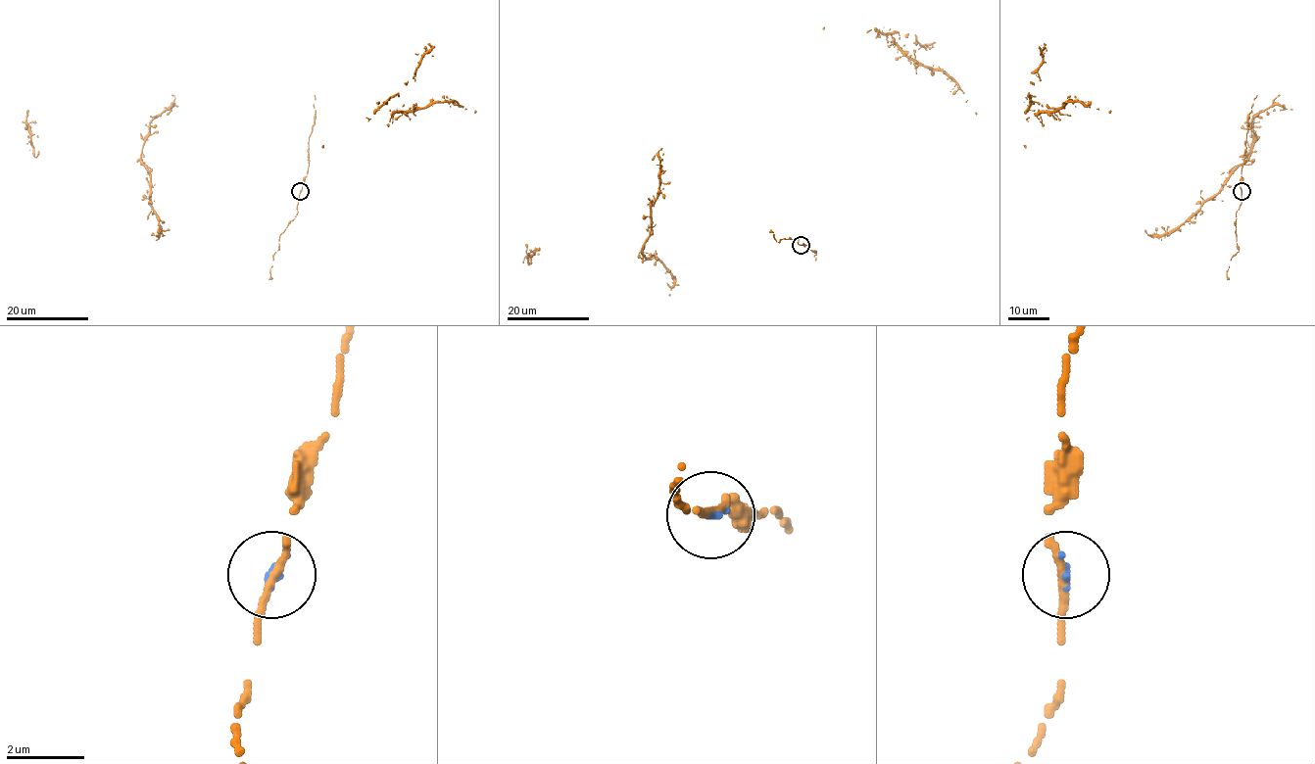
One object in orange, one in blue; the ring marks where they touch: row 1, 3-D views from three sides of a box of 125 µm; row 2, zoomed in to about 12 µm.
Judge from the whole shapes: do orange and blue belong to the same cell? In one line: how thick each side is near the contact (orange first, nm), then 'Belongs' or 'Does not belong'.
Thickness 260 nm (orange) against 180 nm. Belongs

